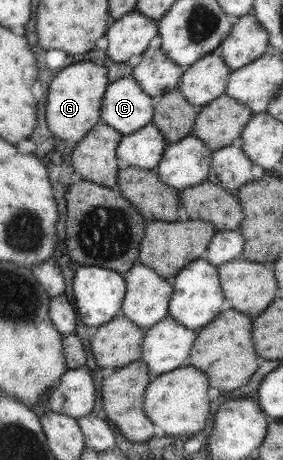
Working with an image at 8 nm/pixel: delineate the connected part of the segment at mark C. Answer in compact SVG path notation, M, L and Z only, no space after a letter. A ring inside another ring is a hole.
M131 77L108 83L100 106L100 122L121 136L151 124L154 98L147 96Z

